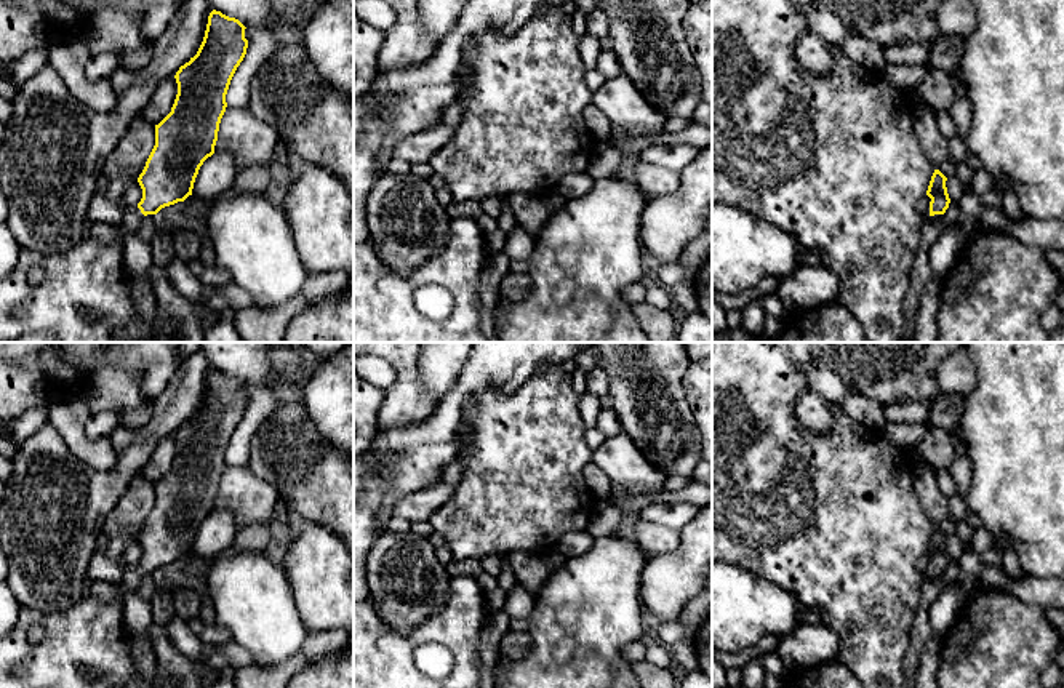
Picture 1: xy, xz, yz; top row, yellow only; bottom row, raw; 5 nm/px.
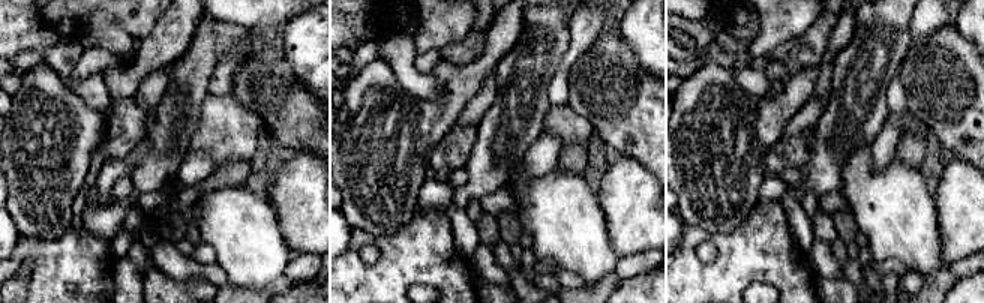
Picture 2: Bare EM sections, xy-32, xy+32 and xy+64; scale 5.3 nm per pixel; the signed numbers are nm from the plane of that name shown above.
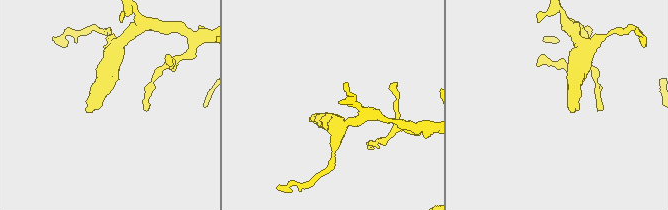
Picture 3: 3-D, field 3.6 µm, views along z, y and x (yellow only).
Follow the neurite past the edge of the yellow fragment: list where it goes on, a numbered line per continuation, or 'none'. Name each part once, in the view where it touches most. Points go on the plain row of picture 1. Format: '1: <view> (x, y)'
1: xy (108, 592)

